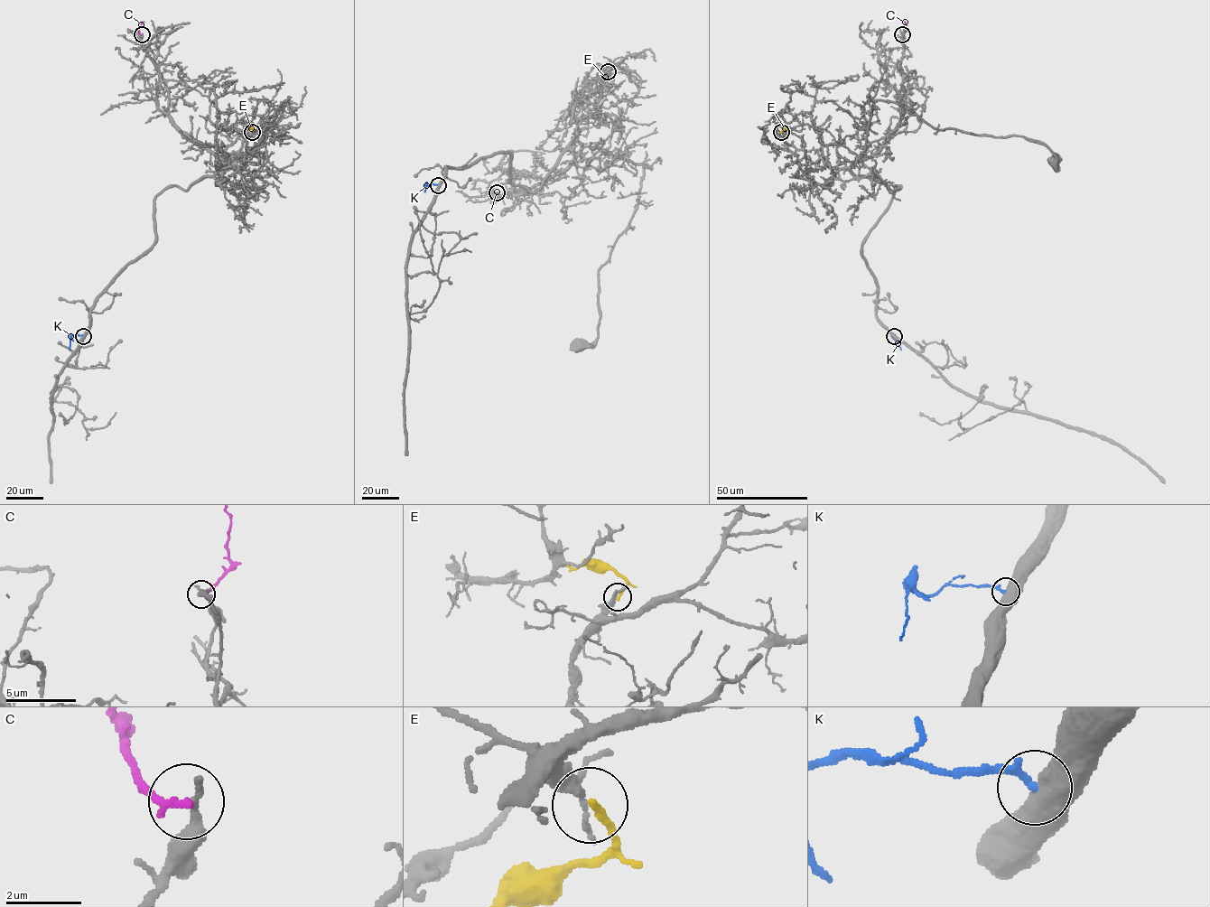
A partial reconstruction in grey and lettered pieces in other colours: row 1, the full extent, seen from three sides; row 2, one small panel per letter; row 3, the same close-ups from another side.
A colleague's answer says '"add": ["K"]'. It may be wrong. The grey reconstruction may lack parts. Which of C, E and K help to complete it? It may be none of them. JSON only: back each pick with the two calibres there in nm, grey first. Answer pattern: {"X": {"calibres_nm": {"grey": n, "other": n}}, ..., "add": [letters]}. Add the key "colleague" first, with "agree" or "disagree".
{"colleague": "disagree", "add": []}

